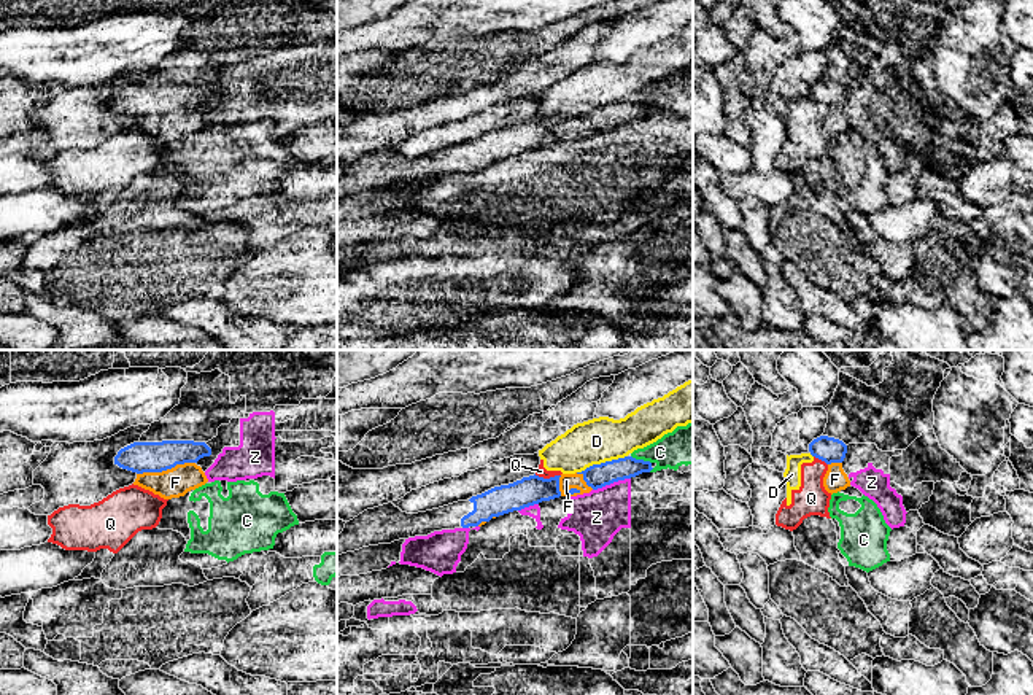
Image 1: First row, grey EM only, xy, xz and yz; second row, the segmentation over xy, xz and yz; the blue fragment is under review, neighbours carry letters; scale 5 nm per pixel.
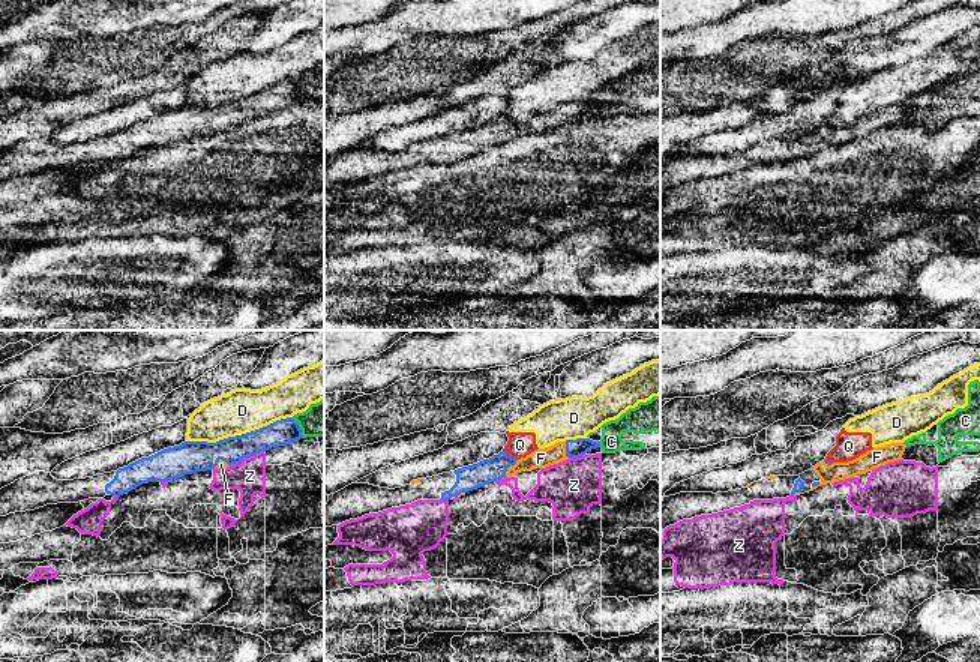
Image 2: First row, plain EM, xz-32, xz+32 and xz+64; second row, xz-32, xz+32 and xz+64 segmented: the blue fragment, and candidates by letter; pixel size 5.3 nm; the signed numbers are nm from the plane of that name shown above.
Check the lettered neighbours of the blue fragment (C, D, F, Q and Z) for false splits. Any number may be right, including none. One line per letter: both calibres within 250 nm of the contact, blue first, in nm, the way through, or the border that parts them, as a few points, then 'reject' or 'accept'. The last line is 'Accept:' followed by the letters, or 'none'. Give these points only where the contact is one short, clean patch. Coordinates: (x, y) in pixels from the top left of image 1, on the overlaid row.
C: 120/190 nm | reject
D: 120/220 nm | reject
F: 160/150 nm | accept
Q: 150/50 nm | along xz (534, 474), (544, 477), (560, 476) | reject
Z: 120/260 nm | reject
Accept: F

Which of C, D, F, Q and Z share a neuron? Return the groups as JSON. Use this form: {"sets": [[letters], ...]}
{"sets": [["C"], ["D", "Q"], ["F"], ["Z"]]}

